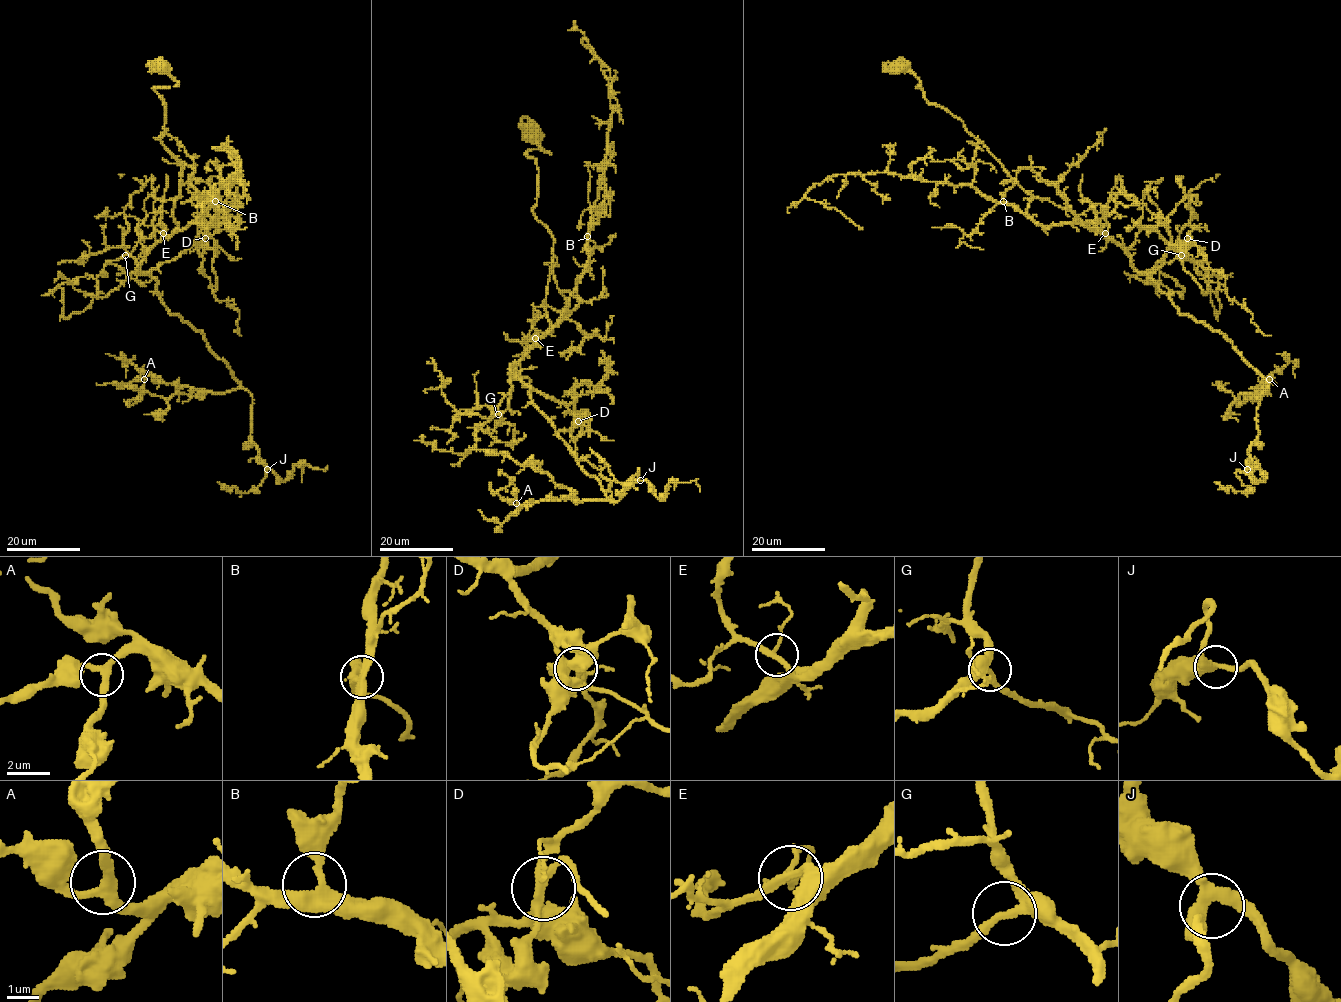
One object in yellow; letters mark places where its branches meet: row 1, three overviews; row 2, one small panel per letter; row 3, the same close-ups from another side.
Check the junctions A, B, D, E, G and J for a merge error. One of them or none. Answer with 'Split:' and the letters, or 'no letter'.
Split: D

